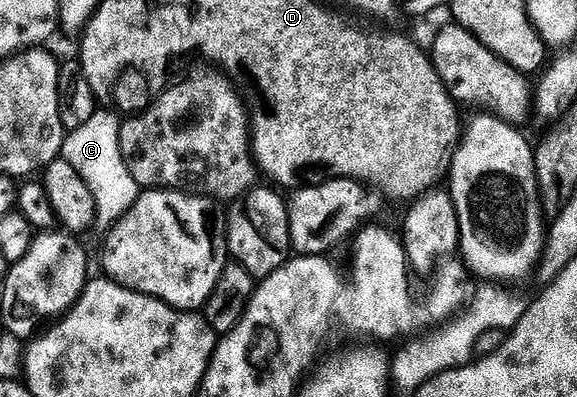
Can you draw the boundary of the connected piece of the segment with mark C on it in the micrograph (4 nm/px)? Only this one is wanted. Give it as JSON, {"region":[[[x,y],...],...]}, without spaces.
{"region":[[[97,110],[93,114],[93,118],[89,118],[89,122],[85,122],[85,126],[66,133],[63,138],[63,151],[61,153],[62,159],[67,160],[69,166],[73,166],[73,170],[77,170],[77,174],[81,174],[81,178],[85,178],[89,190],[93,190],[97,224],[100,229],[103,227],[103,230],[109,230],[135,205],[141,191],[139,183],[129,174],[129,170],[125,166],[125,158],[121,158],[121,142],[119,141],[121,120],[114,111],[111,112]]]}

